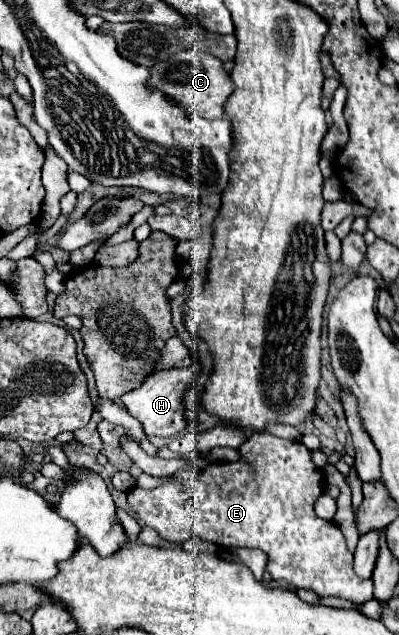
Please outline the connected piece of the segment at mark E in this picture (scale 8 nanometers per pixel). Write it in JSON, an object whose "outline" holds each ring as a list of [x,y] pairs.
{"outline":[[[252,434],[238,448],[240,460],[206,464],[202,468],[190,464],[184,470],[168,476],[162,486],[152,490],[134,488],[128,492],[130,506],[168,542],[184,542],[198,536],[218,546],[260,548],[268,556],[266,570],[274,580],[292,582],[296,588],[306,588],[318,596],[340,596],[358,604],[372,600],[372,582],[356,576],[352,554],[346,548],[346,538],[336,522],[322,520],[314,514],[314,502],[324,492],[324,474],[312,462],[312,452],[302,442],[284,440],[272,434]]]}

